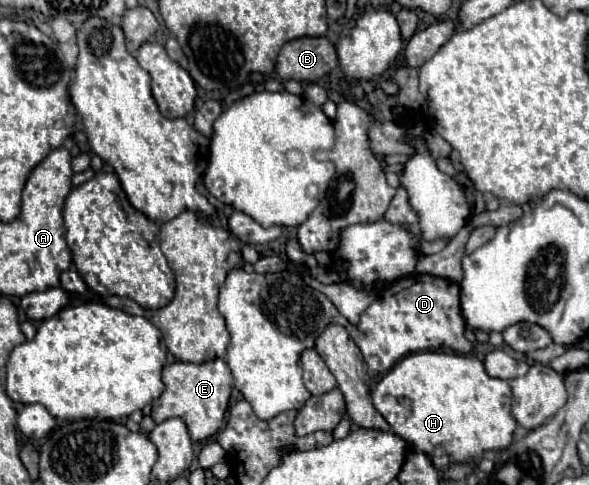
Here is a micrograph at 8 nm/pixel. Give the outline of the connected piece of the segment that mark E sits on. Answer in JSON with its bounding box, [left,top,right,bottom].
[152,358,232,442]

